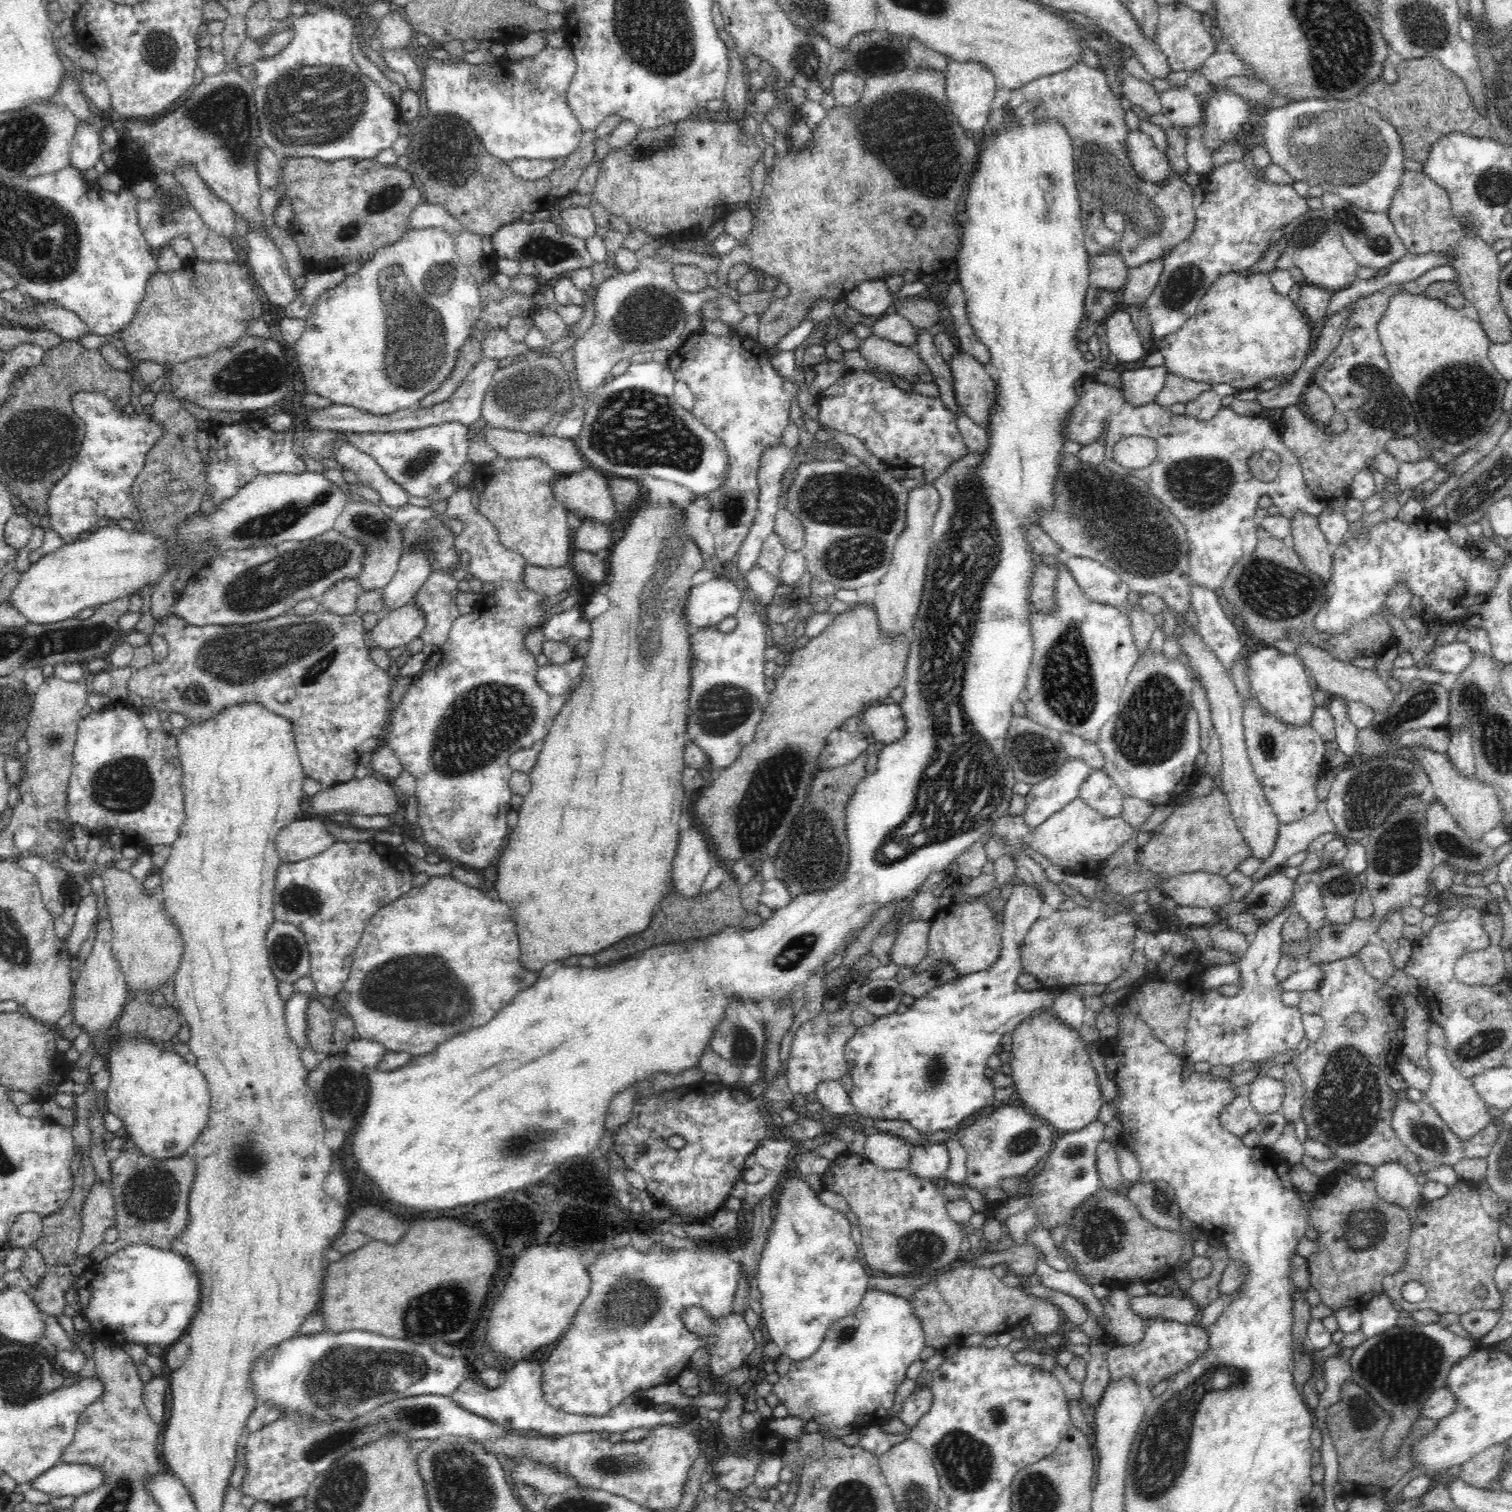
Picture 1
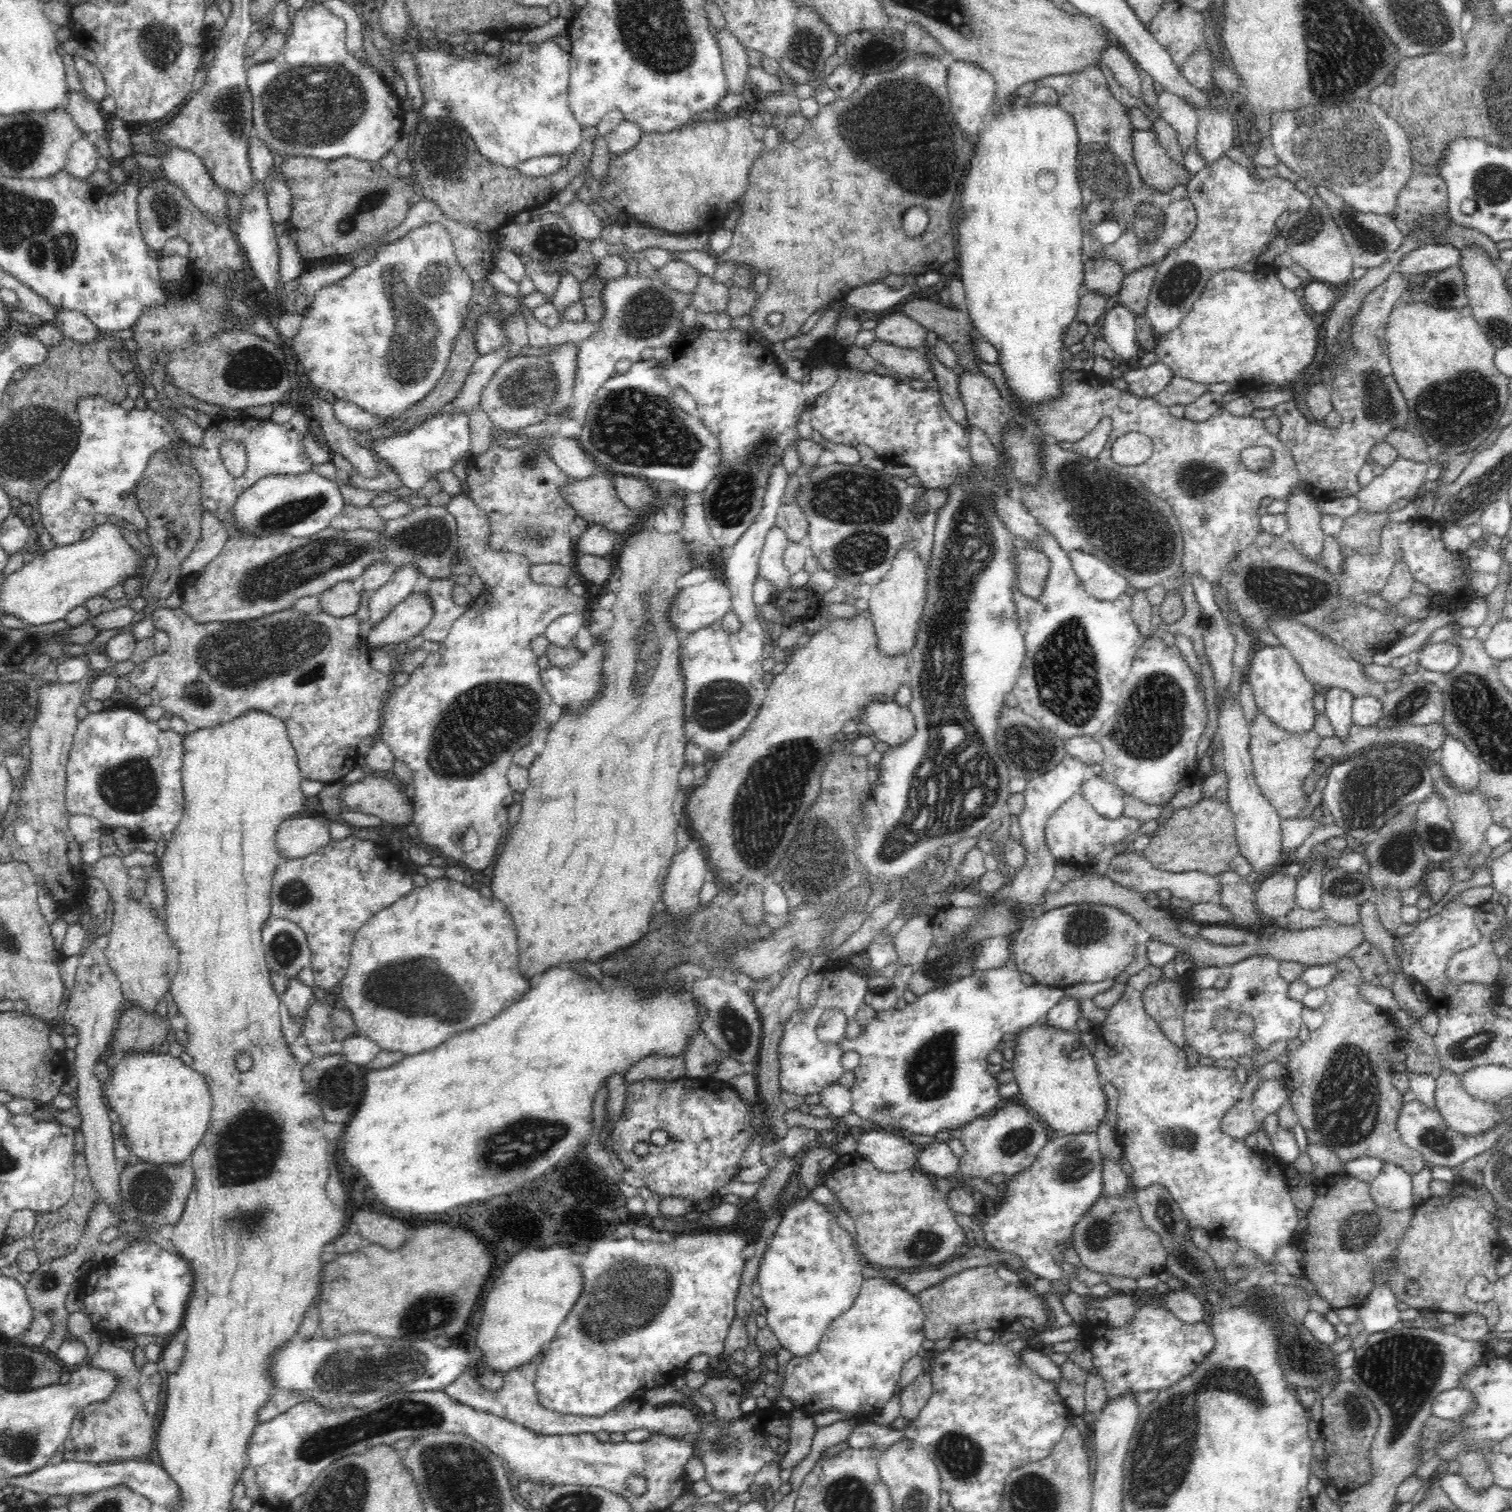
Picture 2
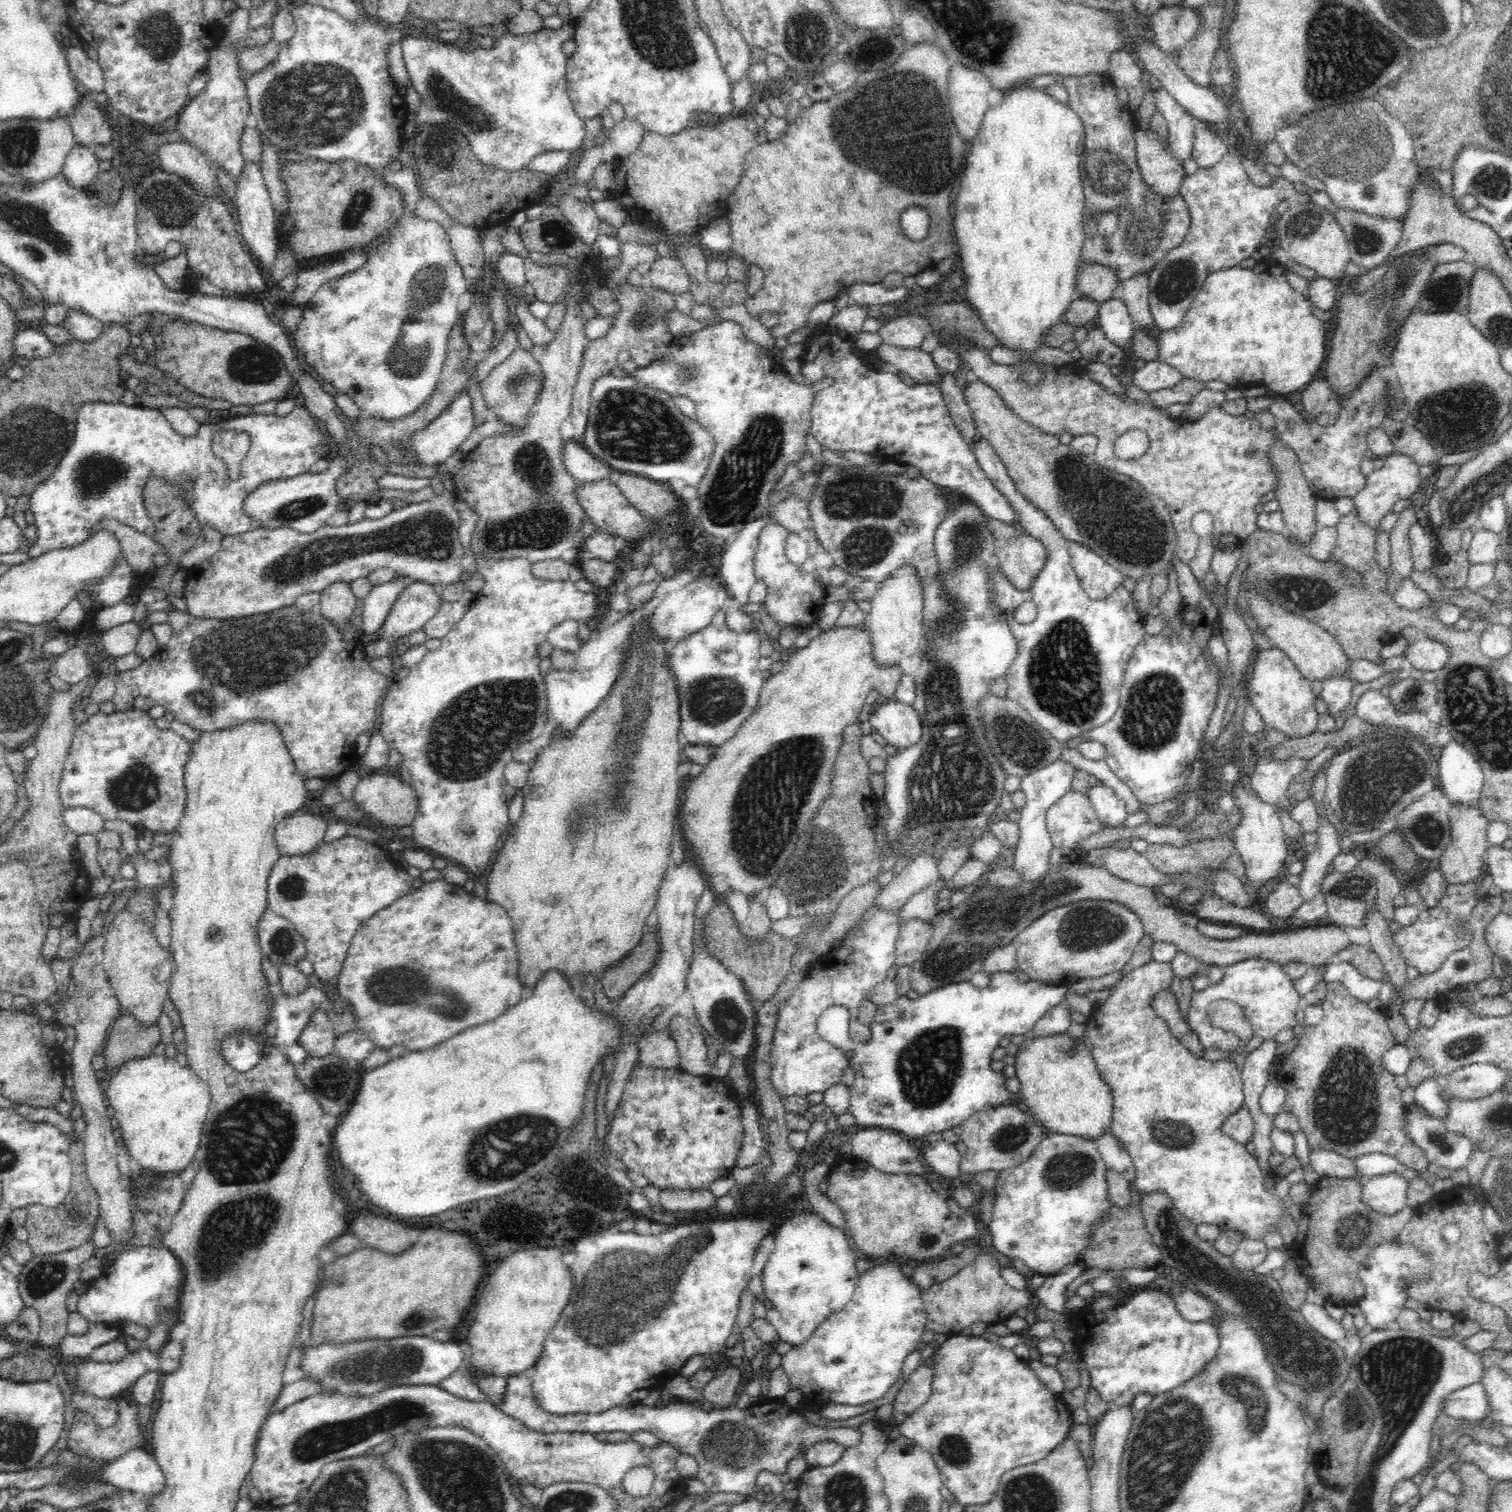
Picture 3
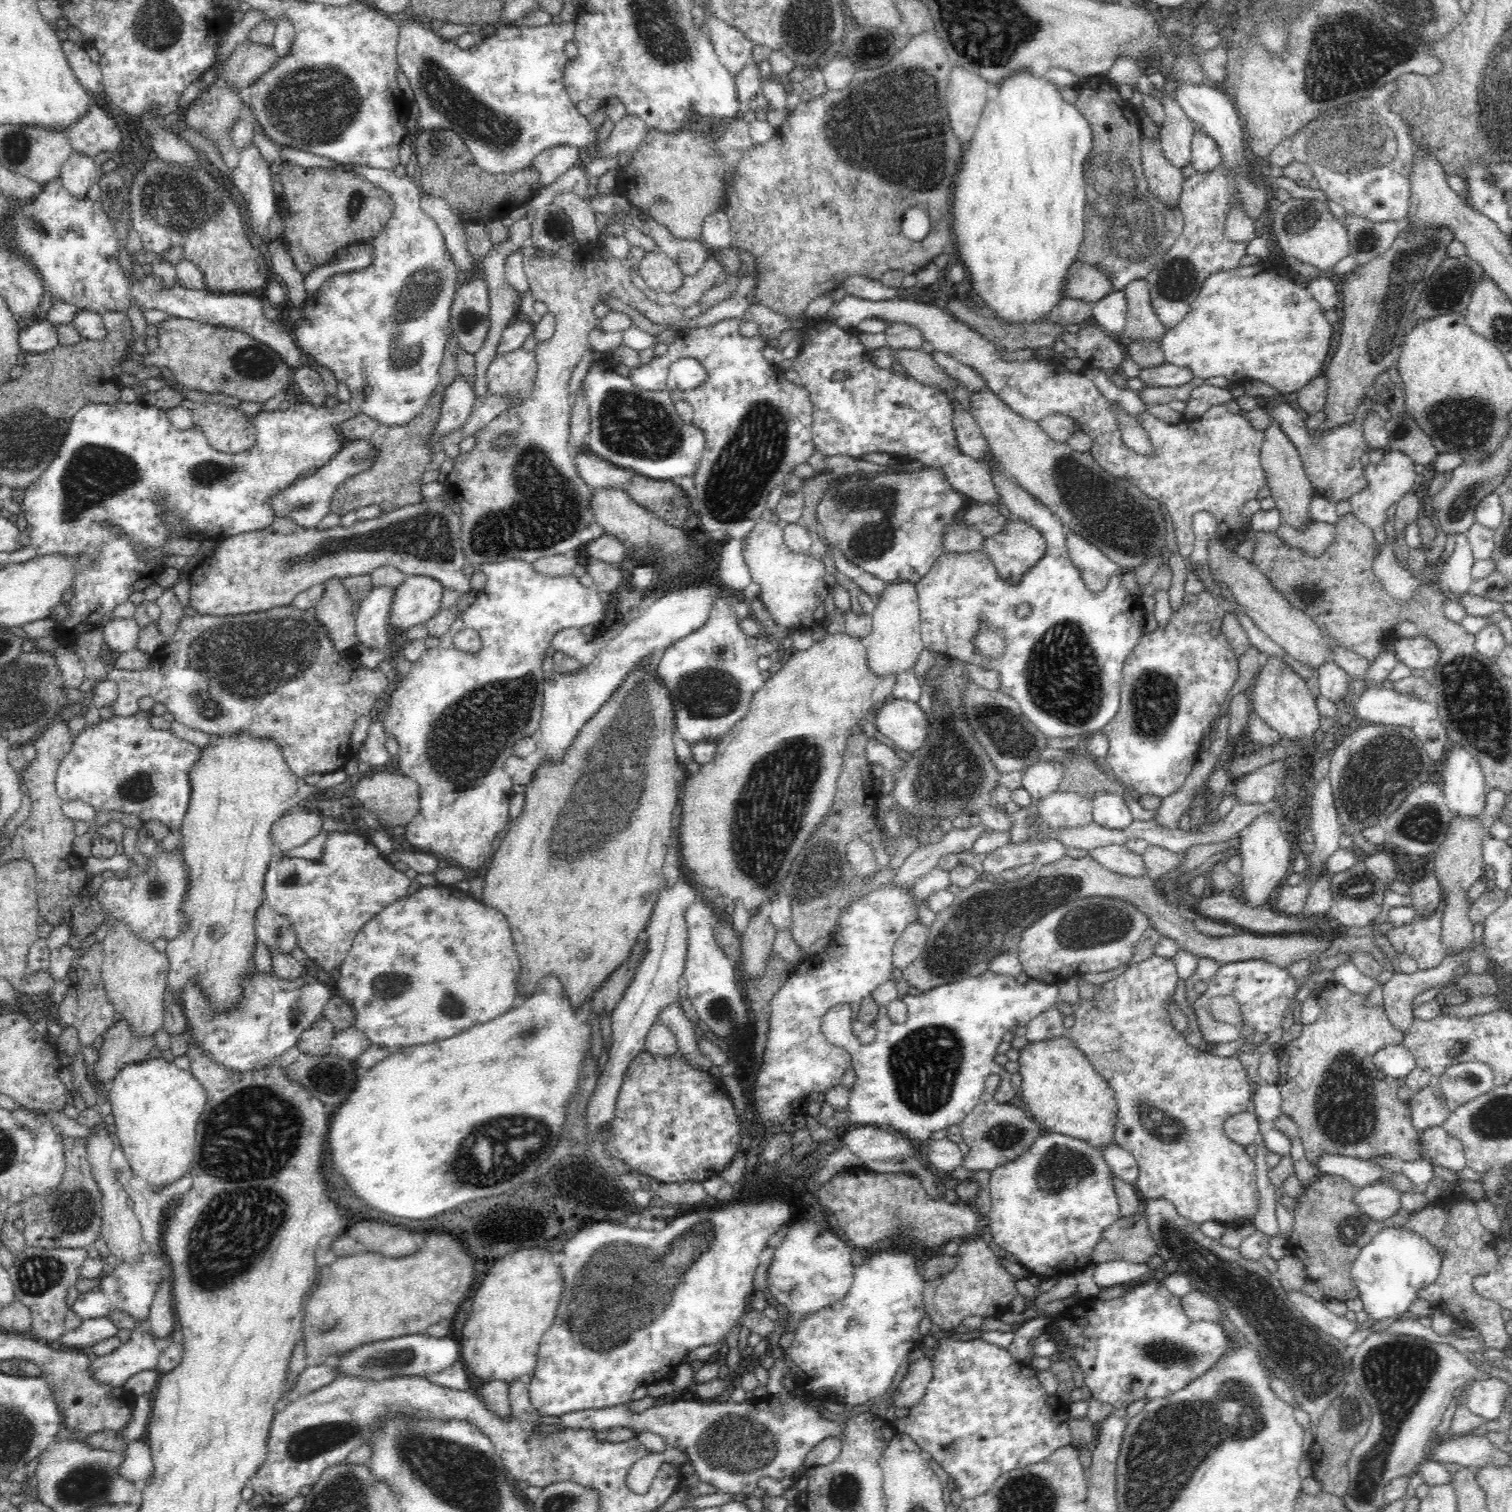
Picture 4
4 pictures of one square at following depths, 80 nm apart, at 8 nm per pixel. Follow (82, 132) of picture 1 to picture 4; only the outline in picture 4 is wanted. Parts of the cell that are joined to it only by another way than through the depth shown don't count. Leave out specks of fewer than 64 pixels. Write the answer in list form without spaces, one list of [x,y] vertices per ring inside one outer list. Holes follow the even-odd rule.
[[[74,151],[61,166],[60,178],[66,190],[76,197],[86,197],[88,189],[97,183],[100,172],[88,153]]]

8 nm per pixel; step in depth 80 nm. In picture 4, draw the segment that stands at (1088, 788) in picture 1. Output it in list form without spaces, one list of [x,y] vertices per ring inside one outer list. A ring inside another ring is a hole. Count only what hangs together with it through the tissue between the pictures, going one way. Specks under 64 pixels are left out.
[[[1098,791],[1091,801],[1094,823],[1104,829],[1121,831],[1134,820],[1125,798],[1120,795]]]

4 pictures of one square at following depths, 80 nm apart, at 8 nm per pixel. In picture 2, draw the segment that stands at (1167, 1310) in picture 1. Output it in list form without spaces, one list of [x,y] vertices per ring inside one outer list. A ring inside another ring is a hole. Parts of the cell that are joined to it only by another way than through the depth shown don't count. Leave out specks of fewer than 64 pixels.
[[[1170,1291],[1164,1294],[1168,1309],[1173,1311],[1182,1322],[1196,1323],[1206,1316],[1204,1298],[1188,1291]]]

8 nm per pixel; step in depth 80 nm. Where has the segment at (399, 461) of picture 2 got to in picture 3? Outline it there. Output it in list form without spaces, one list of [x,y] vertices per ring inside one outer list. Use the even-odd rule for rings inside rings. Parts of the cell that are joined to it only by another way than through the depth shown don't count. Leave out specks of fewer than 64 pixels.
[[[460,390],[449,407],[428,423],[426,430],[414,432],[414,436],[408,440],[408,449],[414,451],[420,457],[420,463],[426,466],[439,466],[445,464],[449,457],[457,451],[475,428],[473,424],[472,399],[466,390]]]

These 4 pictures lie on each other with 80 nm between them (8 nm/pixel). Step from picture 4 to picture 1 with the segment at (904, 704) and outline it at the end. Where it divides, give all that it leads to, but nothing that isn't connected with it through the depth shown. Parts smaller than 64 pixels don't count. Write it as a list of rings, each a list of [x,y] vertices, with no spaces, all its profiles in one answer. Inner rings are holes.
[[[878,702],[864,711],[863,721],[877,744],[891,745],[906,734],[906,715],[902,706],[892,702]]]

